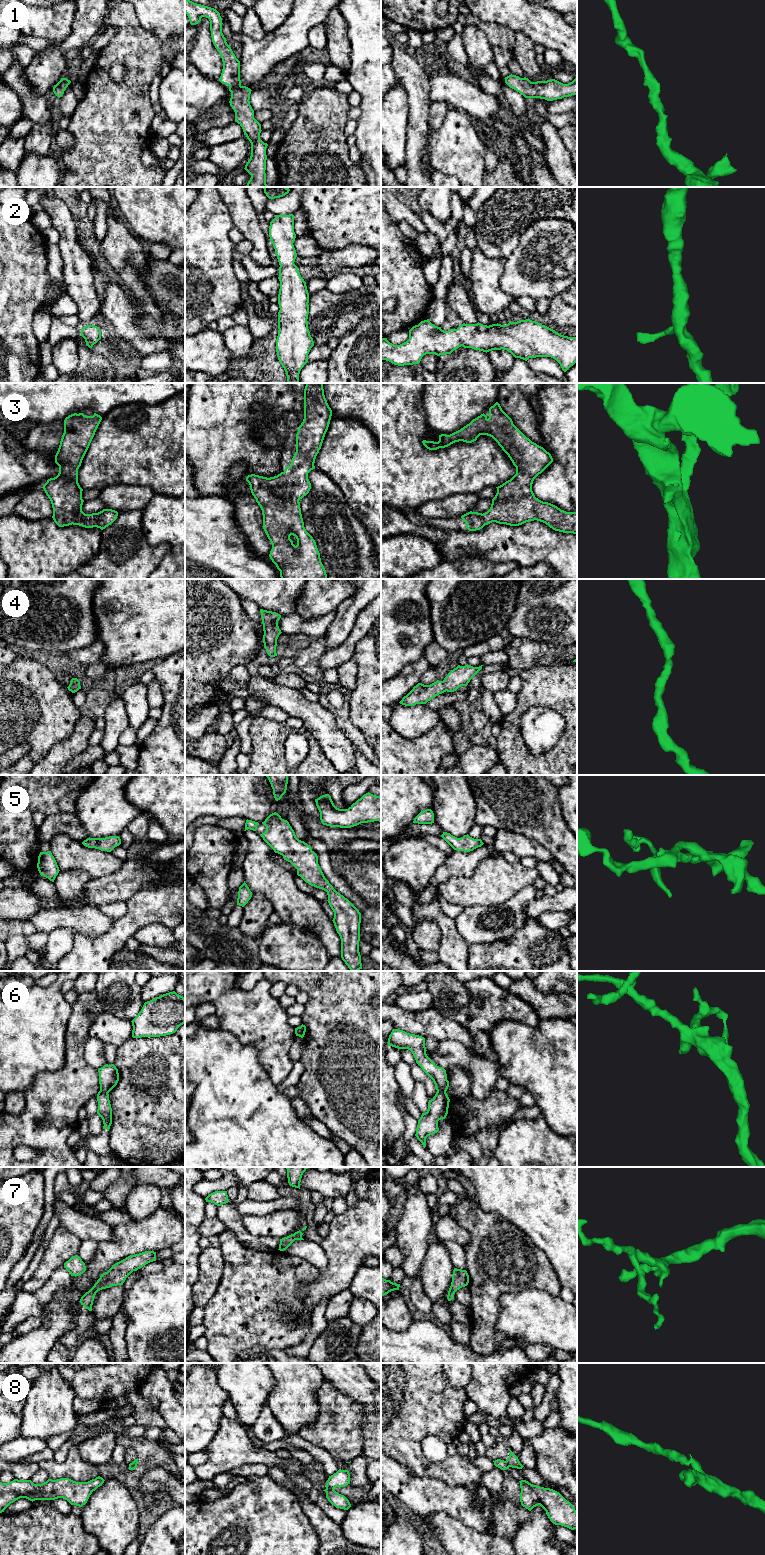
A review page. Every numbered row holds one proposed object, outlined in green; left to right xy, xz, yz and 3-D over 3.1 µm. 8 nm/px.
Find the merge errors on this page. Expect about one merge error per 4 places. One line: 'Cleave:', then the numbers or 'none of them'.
Cleave: 6, 8

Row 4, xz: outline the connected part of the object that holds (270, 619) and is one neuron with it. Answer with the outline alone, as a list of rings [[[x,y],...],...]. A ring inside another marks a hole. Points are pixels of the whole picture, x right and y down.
[[[260,609],[260,613],[264,631],[264,648],[266,649],[266,652],[270,657],[275,657],[277,656],[277,639],[282,633],[278,626],[278,621],[280,620],[281,615],[276,612],[267,611],[263,609]]]

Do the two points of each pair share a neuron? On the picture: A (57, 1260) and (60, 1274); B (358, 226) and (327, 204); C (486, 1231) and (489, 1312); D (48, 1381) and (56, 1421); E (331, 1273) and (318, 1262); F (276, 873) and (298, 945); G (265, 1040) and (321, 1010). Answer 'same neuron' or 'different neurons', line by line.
A: different neurons
B: same neuron
C: same neuron
D: same neuron
E: different neurons
F: different neurons
G: different neurons

